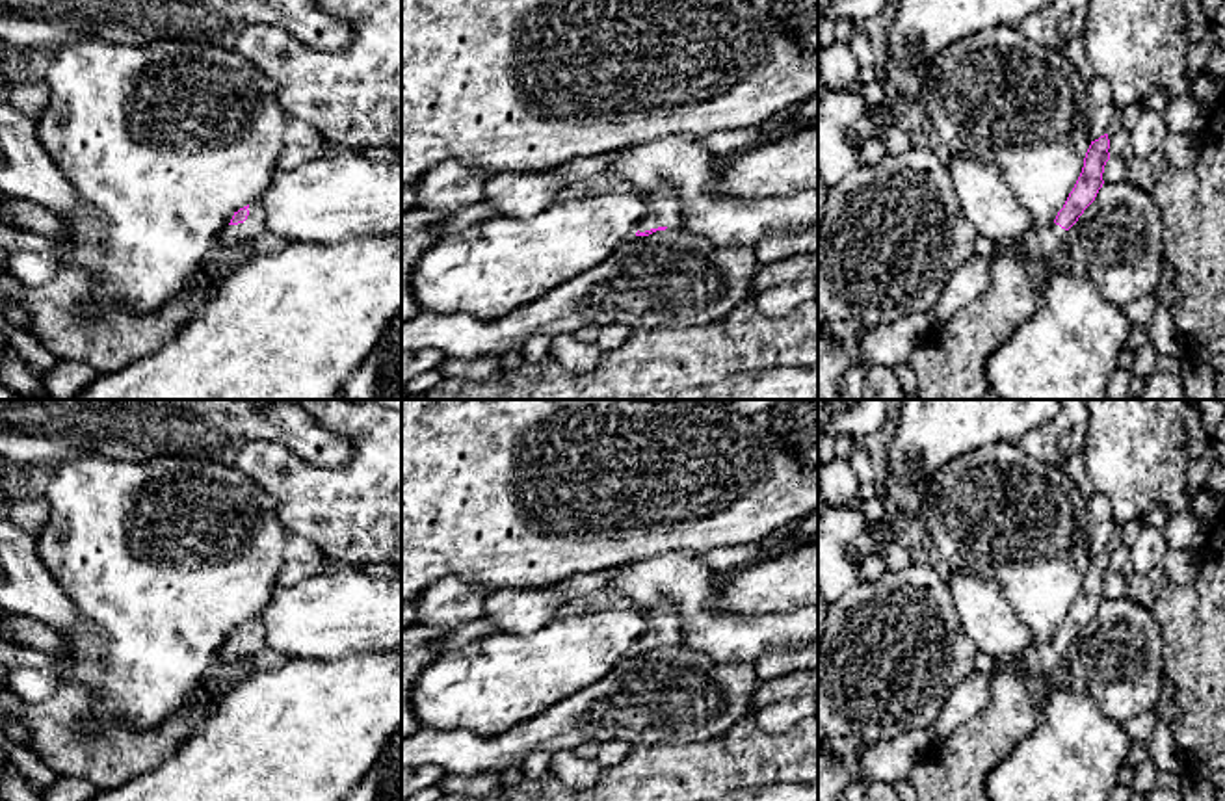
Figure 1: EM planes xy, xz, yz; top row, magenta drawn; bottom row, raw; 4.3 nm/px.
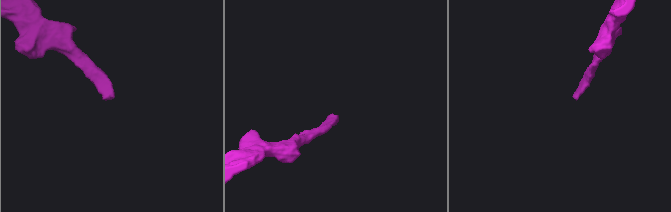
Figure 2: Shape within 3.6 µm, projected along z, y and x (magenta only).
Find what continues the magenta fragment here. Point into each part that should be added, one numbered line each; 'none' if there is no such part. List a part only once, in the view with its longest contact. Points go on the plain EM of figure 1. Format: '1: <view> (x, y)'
1: xy (237, 656)

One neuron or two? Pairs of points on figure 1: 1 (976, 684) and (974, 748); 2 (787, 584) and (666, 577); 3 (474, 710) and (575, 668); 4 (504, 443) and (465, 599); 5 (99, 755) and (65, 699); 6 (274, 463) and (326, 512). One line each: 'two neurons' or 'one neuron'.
1: two neurons
2: two neurons
3: one neuron
4: two neurons
5: one neuron
6: one neuron

